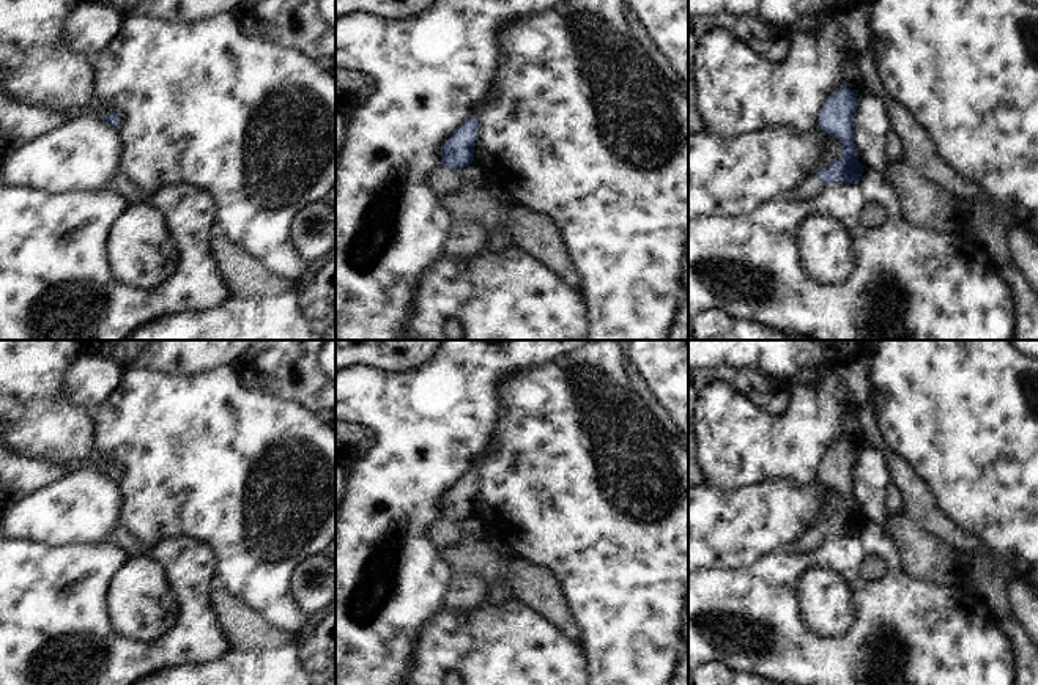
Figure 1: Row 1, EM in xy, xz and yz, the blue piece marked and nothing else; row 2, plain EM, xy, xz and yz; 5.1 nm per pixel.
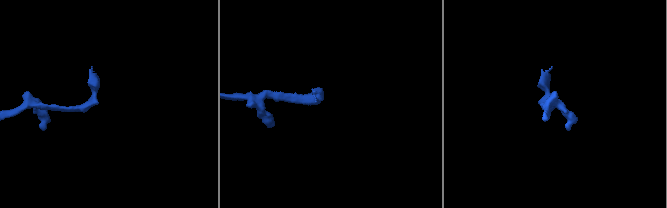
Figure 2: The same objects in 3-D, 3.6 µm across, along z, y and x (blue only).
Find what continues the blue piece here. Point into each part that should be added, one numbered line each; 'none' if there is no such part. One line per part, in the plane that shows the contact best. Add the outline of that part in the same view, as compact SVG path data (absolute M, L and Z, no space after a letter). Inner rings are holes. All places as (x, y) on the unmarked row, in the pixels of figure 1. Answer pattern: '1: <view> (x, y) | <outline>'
1: yz (852, 429) | M851 395L851 409L847 413L844 438L851 442L858 442L860 430L862 430L862 425L860 425L858 409L854 397Z
2: yz (811, 539) | M817 526L808 528L805 534L795 542L789 543L784 551L788 553L811 553L814 548L822 545L824 537L821 535Z

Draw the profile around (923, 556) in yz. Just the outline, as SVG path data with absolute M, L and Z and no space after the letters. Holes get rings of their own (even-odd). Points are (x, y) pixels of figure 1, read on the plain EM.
M903 510L890 518L885 531L907 576L956 589L953 573L956 553L947 543L910 521Z

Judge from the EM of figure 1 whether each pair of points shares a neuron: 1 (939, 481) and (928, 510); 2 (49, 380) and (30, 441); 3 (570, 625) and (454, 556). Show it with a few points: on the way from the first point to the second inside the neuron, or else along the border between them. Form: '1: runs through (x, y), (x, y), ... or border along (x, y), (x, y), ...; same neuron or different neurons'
1: border along (911, 466), (934, 498), (939, 510), (955, 526); different neurons
2: runs through (33, 396), (30, 399), (30, 425); same neuron
3: runs through (542, 596), (522, 575), (496, 569), (484, 558); same neuron

